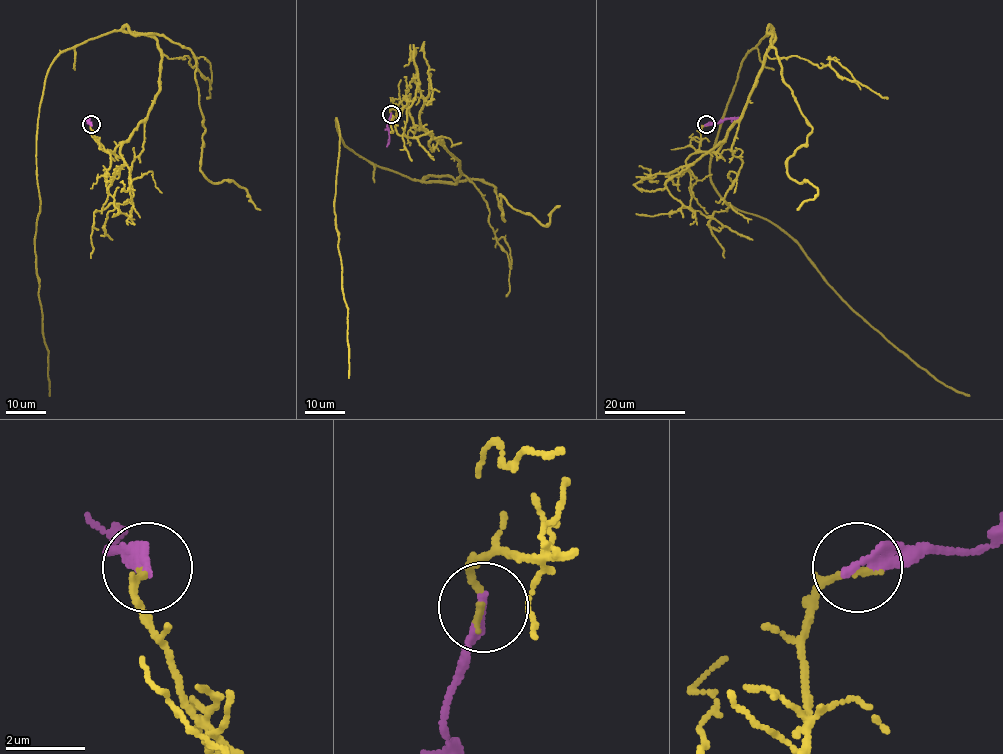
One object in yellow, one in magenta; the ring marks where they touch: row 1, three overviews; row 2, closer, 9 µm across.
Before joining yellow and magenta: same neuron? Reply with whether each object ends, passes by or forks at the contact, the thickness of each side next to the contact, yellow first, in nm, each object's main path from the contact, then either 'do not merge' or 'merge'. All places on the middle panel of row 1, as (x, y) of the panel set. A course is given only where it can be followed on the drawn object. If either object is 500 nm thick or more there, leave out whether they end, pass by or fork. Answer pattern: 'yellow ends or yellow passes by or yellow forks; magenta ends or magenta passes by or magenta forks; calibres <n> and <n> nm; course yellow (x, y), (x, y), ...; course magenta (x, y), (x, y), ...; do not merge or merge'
yellow ends; magenta ends; calibres 150 and 240 nm; course yellow (391, 115), (407, 109), (461, 171), (453, 183), (422, 182), (375, 165), (345, 145), (336, 118), (349, 378); course magenta (391, 115), (387, 124), (389, 143), (386, 146); merge

